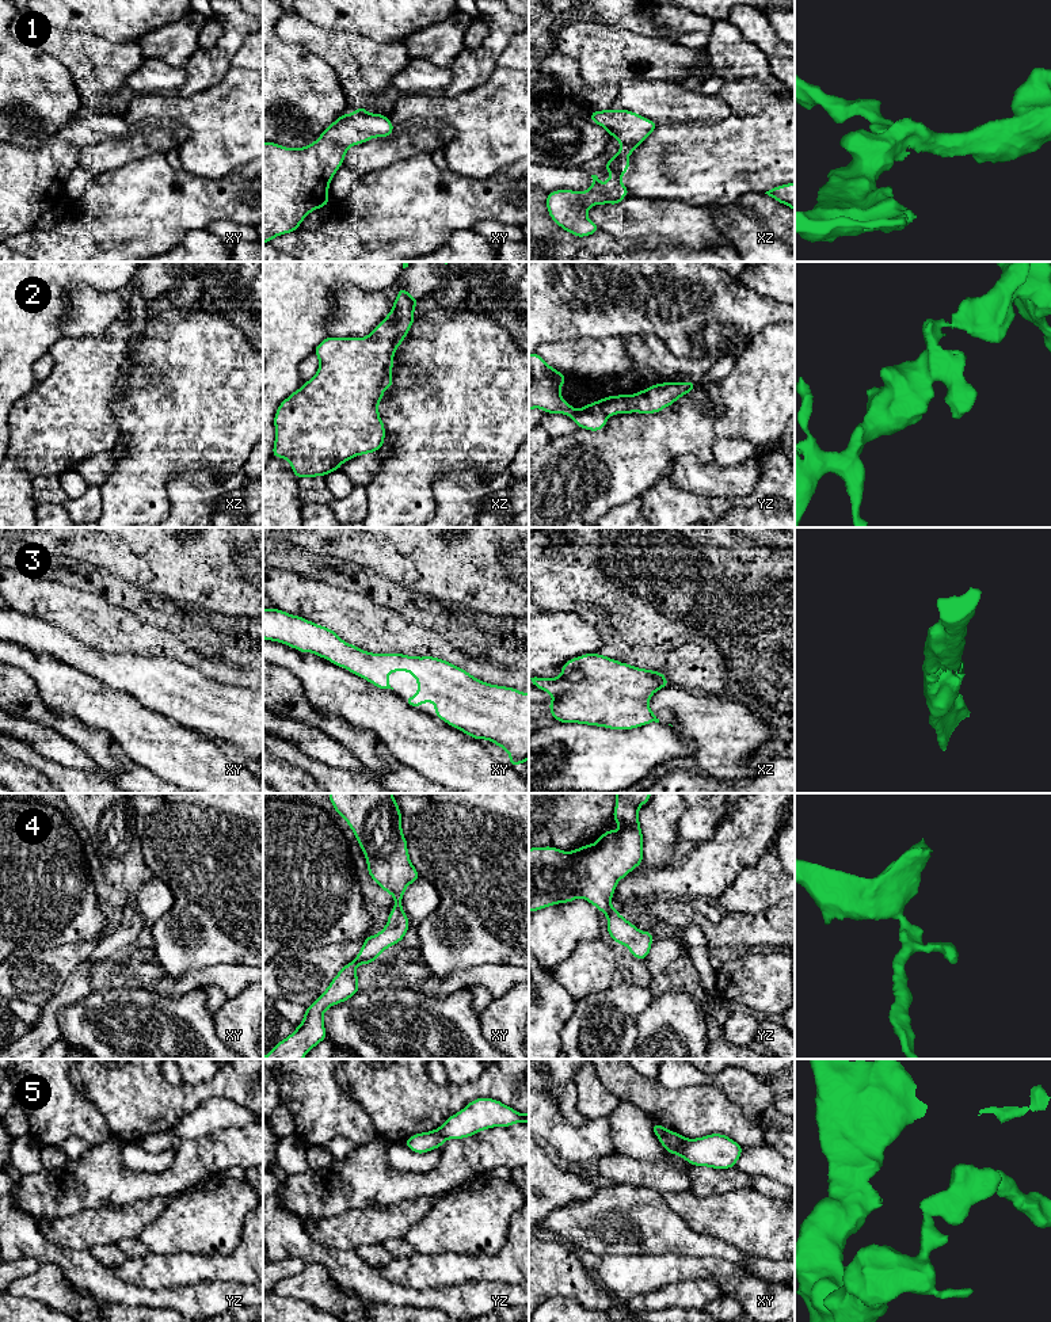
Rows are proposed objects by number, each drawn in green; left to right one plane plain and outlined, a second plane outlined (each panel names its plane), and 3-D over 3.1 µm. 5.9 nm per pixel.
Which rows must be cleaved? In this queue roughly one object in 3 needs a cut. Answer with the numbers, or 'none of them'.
2, 5

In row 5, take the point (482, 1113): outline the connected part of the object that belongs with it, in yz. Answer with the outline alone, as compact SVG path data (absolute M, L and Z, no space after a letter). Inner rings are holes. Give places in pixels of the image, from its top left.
M476 1098L462 1110L450 1116L439 1128L443 1140L462 1139L492 1127L510 1127L514 1123L529 1123L529 1112L521 1115L513 1108L492 1098Z

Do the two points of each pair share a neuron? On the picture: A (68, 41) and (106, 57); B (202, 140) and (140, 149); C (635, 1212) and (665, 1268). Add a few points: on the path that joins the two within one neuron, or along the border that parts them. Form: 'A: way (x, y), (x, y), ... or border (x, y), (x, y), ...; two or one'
A: way (77, 50), (87, 57), (96, 57); one
B: border (171, 122), (187, 129), (187, 137), (178, 147); two
C: border (688, 1254), (642, 1253), (625, 1256); two

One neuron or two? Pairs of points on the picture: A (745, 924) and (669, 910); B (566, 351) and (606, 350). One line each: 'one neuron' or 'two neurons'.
A: one neuron
B: one neuron

